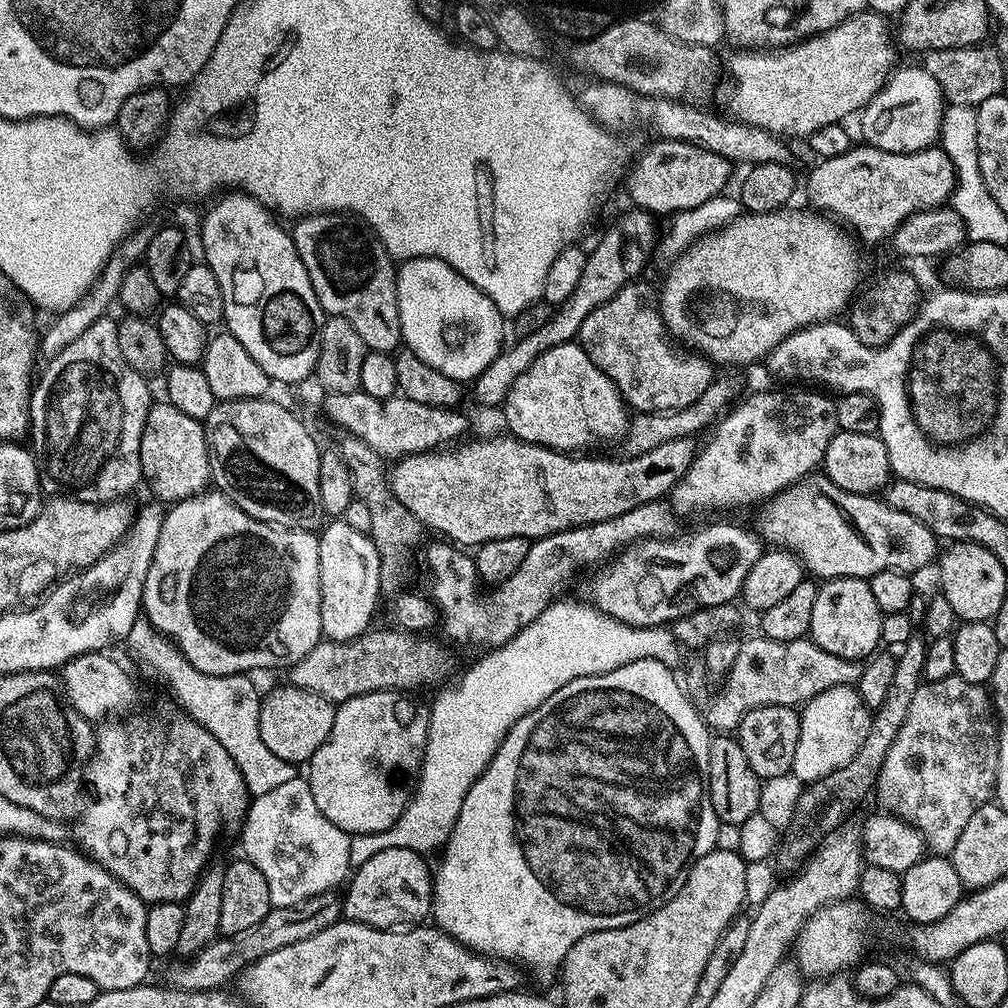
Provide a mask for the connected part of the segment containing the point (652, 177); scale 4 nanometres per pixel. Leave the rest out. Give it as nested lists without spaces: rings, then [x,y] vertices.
[[[681,140],[655,141],[640,157],[631,161],[627,169],[628,196],[637,209],[653,214],[668,212],[675,214],[701,206],[715,196],[721,195],[728,184],[728,175],[734,171],[733,165],[726,158],[706,150],[702,146],[694,146]]]

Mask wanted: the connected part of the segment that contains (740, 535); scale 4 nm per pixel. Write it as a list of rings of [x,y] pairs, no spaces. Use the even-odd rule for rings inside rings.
[[[708,524],[685,536],[641,540],[595,573],[590,600],[598,611],[632,628],[668,626],[700,608],[733,603],[761,551],[759,535],[736,524]]]

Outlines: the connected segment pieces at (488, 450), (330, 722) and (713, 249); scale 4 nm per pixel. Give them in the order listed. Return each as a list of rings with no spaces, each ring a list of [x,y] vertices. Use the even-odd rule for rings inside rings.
[[[511,434],[503,435],[456,446],[461,448],[400,457],[390,468],[393,494],[410,514],[414,514],[414,518],[418,518],[418,522],[424,524],[425,529],[441,532],[444,535],[441,537],[453,545],[479,546],[494,538],[526,538],[531,542],[562,530],[606,522],[618,518],[618,514],[626,514],[626,510],[663,501],[686,470],[690,470],[698,451],[697,441],[683,436],[662,442],[662,446],[646,450],[646,454],[628,456],[624,460],[591,460],[588,454],[557,452],[555,448],[543,448]]]
[[[290,682],[283,685],[288,692],[284,694],[274,694],[269,691],[260,702],[260,732],[278,732],[282,730],[284,734],[262,734],[262,742],[266,742],[266,750],[270,750],[270,754],[276,754],[278,758],[284,759],[286,762],[295,766],[303,765],[318,750],[318,746],[322,746],[322,742],[326,742],[326,738],[330,734],[330,730],[334,726],[334,718],[336,717],[336,708],[331,700],[322,698],[318,694],[310,690],[302,690],[295,688]],[[284,698],[288,702],[286,710],[298,710],[300,714],[300,722],[272,722],[278,720],[276,716],[284,714]],[[286,732],[296,732],[296,734],[286,734]],[[304,732],[304,734],[298,734]]]
[[[785,206],[779,212],[741,214],[724,227],[715,232],[709,232],[709,234],[694,241],[687,250],[671,261],[672,269],[669,270],[664,285],[659,285],[658,288],[658,303],[664,325],[668,327],[669,333],[677,341],[680,339],[685,344],[685,346],[683,345],[685,349],[711,360],[716,366],[720,366],[720,364],[752,364],[755,360],[763,361],[767,358],[774,350],[774,346],[778,346],[778,342],[782,342],[785,336],[794,334],[800,328],[808,328],[811,324],[823,324],[831,321],[833,318],[839,317],[836,315],[840,311],[843,313],[851,305],[861,287],[859,252],[861,249],[858,247],[857,241],[837,221],[827,215],[816,210],[799,212],[798,209],[792,207]]]

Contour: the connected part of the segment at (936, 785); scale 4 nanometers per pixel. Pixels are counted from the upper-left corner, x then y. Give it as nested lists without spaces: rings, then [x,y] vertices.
[[[954,675],[922,682],[874,788],[889,813],[920,829],[933,853],[951,854],[974,810],[996,795],[998,717],[989,689]]]

